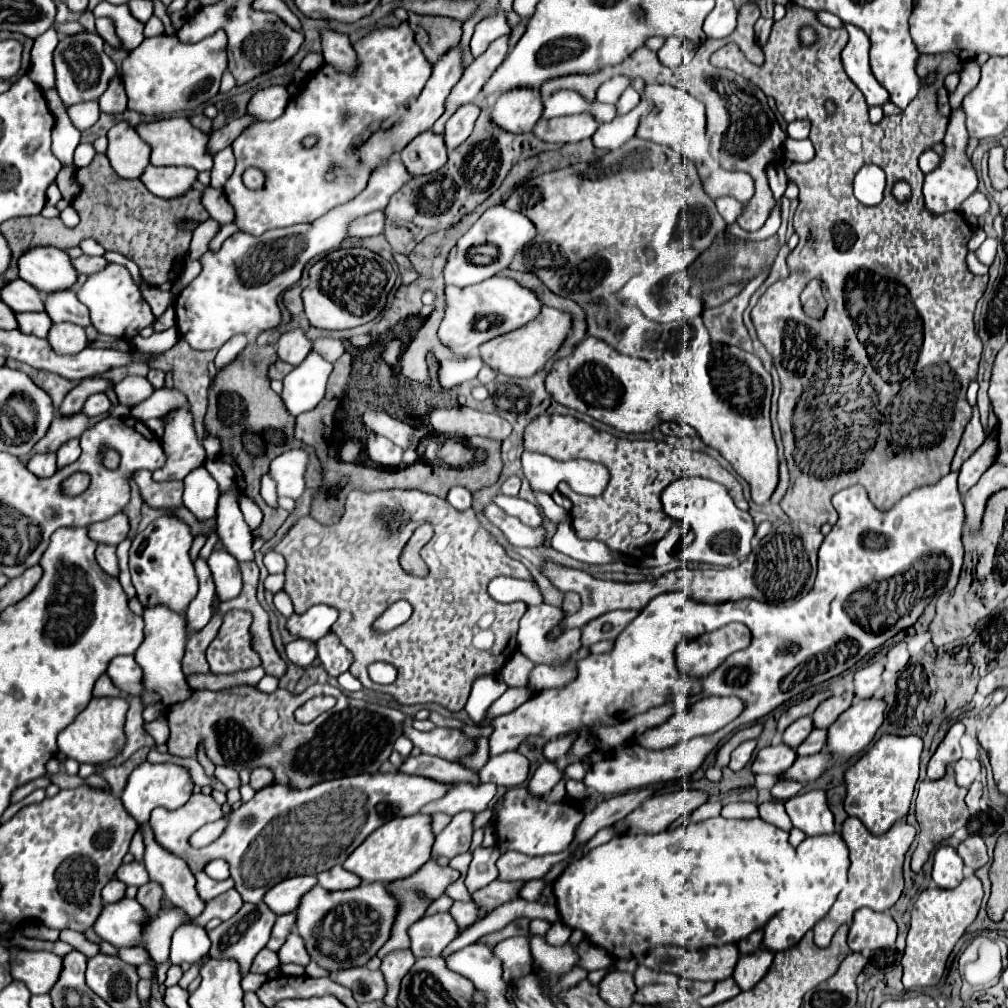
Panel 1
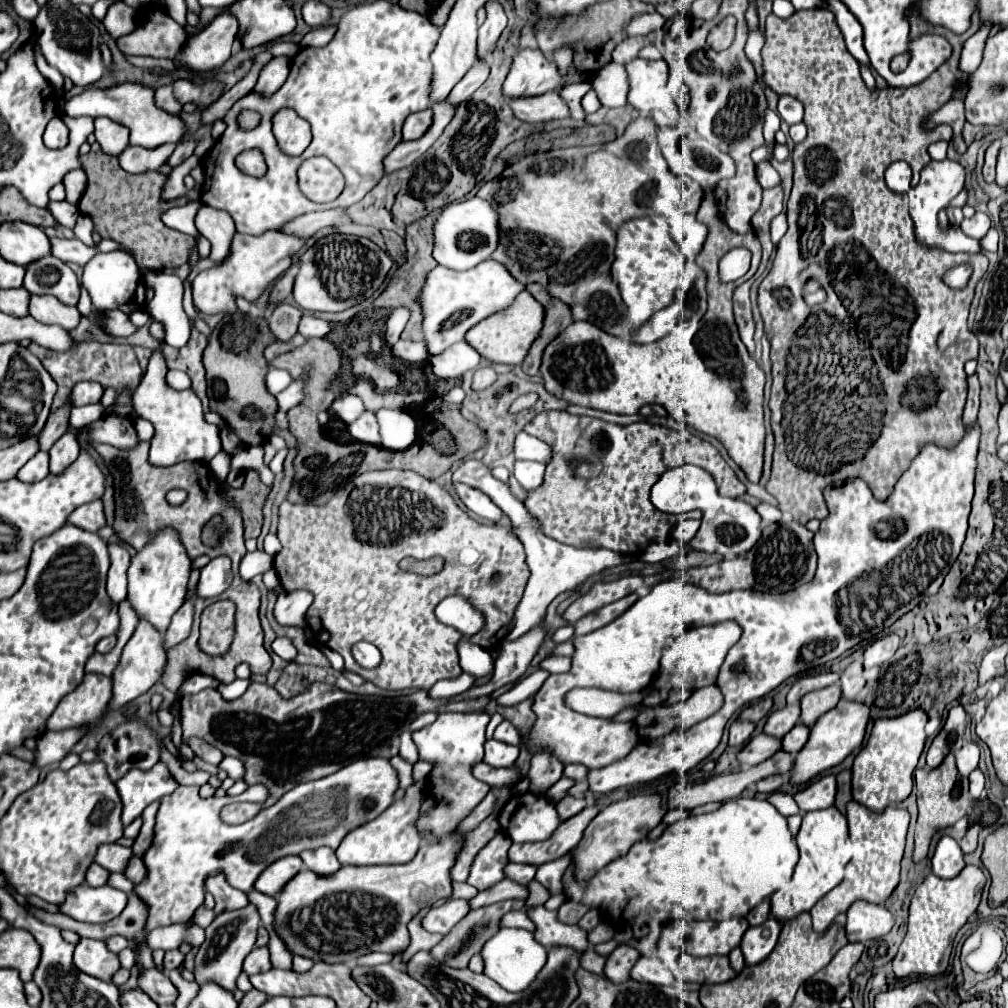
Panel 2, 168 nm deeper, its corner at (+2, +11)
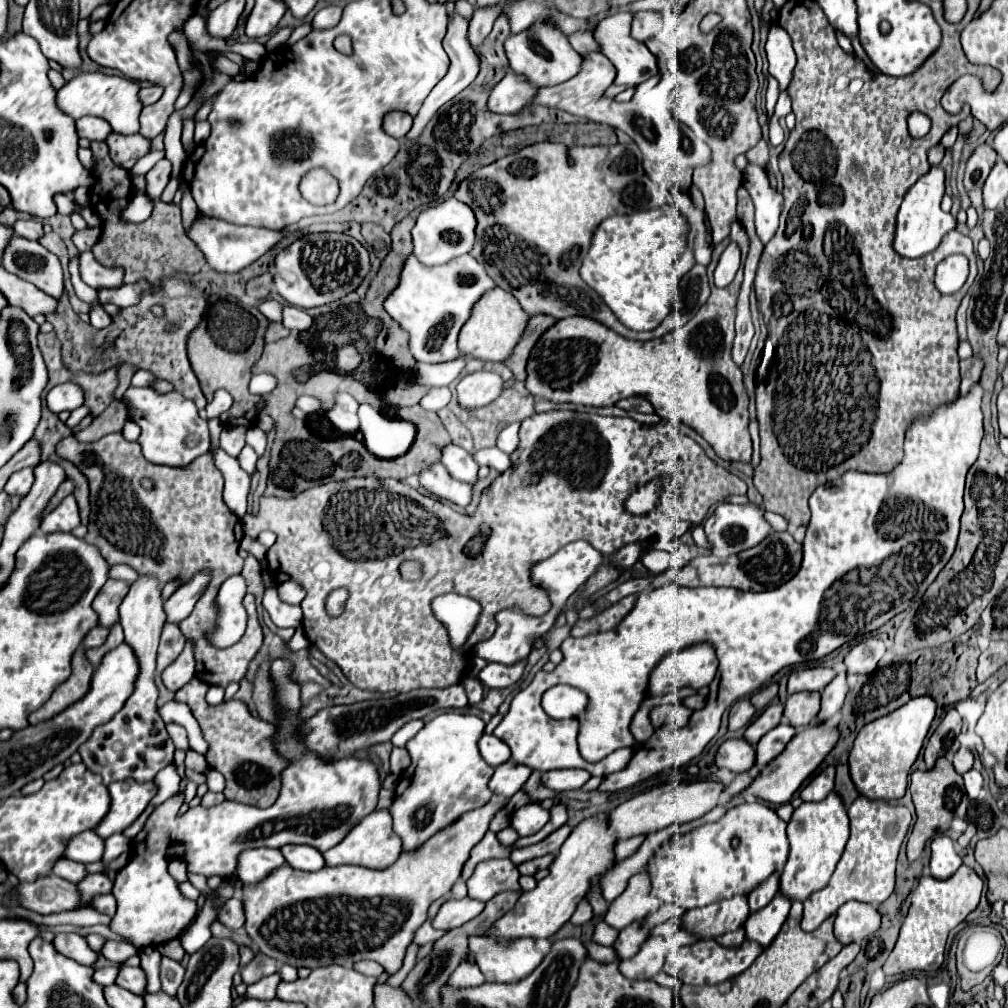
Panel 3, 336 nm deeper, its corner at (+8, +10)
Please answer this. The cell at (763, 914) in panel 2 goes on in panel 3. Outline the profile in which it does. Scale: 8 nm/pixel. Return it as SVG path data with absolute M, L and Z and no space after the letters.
M774 873L772 877L768 877L762 885L758 885L752 895L748 895L748 905L750 905L750 913L756 913L760 909L764 909L776 895L778 891L778 877L780 873Z

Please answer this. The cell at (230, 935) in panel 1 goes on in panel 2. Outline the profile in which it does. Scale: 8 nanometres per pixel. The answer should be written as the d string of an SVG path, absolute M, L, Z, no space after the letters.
M248 904L242 910L234 912L222 912L216 916L212 926L206 930L206 940L196 952L196 964L194 964L194 980L202 986L206 982L214 982L220 988L234 992L236 990L236 978L242 972L242 962L244 958L252 952L254 942L256 942L256 932L258 932L260 916L254 904Z

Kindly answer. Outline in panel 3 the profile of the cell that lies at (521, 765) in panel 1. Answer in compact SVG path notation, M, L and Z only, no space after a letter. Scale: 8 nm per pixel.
M482 735L478 741L478 747L480 747L480 755L484 757L484 761L492 767L498 767L510 759L510 749L494 735Z

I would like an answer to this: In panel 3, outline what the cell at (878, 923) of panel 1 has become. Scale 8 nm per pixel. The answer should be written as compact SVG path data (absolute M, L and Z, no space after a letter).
M848 901L844 903L834 921L834 935L842 945L862 941L880 929L880 913L866 903Z

